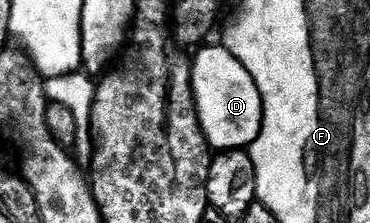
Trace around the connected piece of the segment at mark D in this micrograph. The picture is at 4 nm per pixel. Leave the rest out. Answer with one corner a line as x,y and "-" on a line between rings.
207,44
202,47
198,51
199,54
196,58
193,58
191,62
191,87
193,88
193,92
195,93
195,107
197,108
197,112
199,113
199,123
201,124
201,128
203,129
203,135
207,137
208,146
214,148
216,151
222,152
224,150
242,150
244,148
250,147
251,143
257,140
257,136
261,132
261,124
263,123
263,97
261,96
261,92
257,88
257,84
253,80
253,76
251,73
247,71
246,66
241,64
241,60
239,58
234,58
231,54
230,49
226,45
223,46
211,46
212,44

